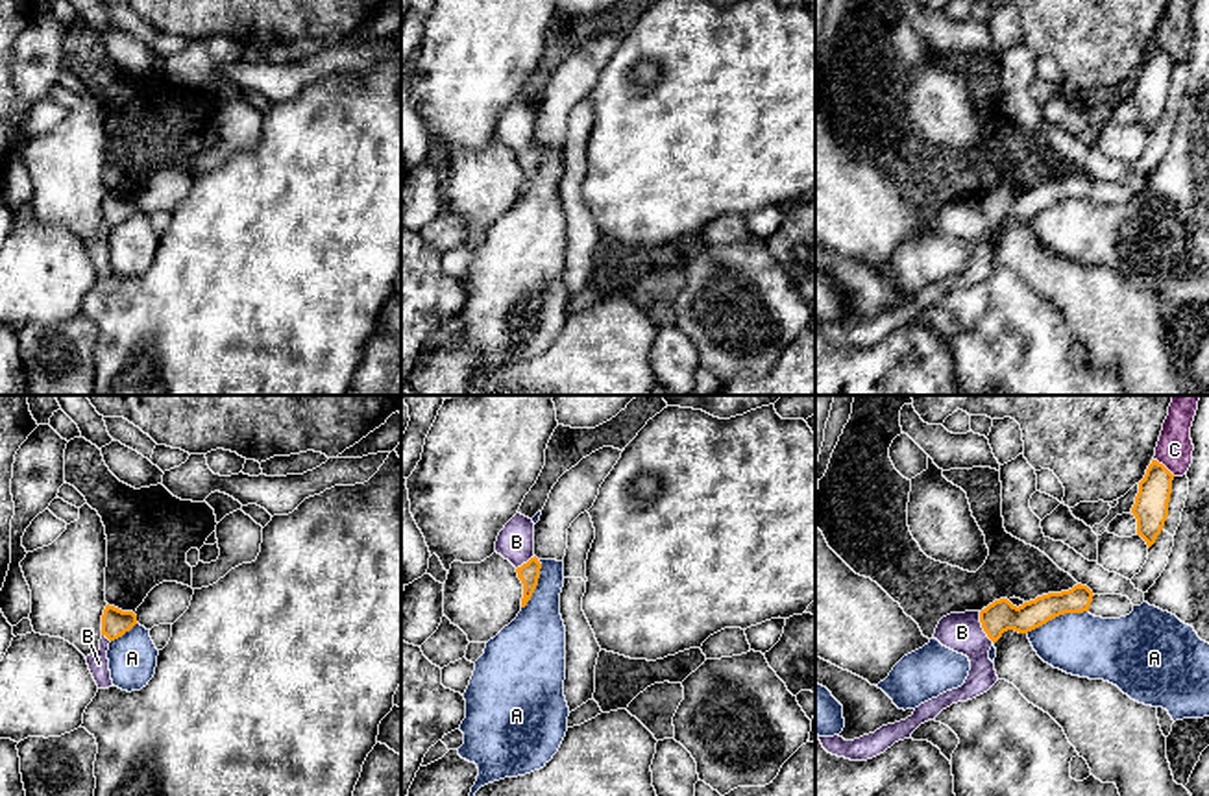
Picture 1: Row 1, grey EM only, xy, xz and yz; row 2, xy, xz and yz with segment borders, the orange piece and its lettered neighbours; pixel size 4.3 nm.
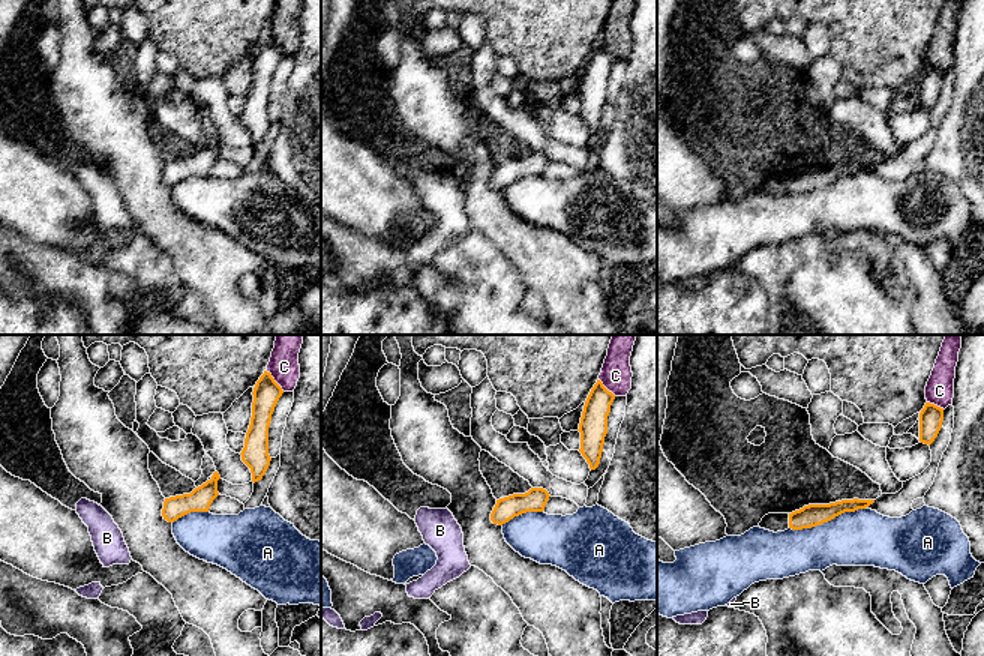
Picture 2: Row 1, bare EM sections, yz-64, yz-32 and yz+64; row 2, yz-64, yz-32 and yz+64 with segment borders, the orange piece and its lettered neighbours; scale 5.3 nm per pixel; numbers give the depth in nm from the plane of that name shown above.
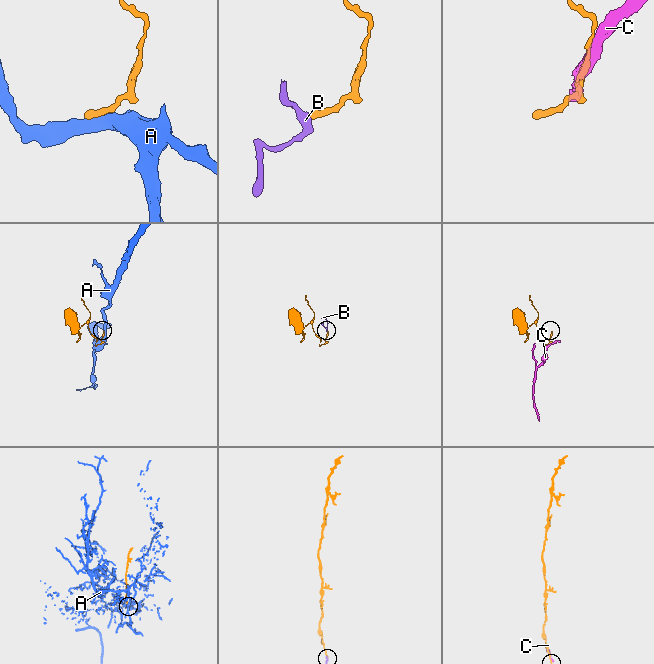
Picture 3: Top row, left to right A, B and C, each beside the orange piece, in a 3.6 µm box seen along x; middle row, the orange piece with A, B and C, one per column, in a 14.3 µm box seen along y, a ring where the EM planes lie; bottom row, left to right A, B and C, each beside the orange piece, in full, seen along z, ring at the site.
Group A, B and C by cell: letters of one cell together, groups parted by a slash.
A / B / C

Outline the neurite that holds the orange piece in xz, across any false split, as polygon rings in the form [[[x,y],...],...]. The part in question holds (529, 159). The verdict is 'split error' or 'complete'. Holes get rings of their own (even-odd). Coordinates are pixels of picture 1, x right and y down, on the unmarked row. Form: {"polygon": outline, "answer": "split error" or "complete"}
{"polygon": [[[516,100],[499,118],[495,139],[516,153],[518,164],[523,170],[521,194],[525,194],[538,172],[542,155],[542,150],[534,142],[532,105]]], "answer": "split error"}

